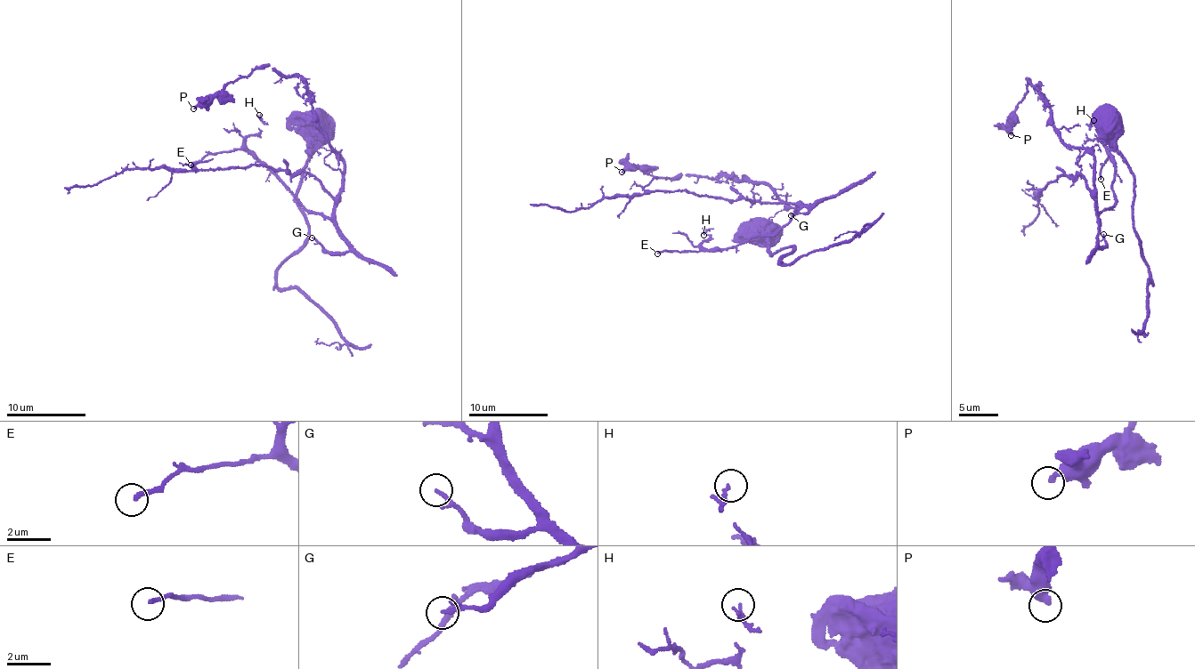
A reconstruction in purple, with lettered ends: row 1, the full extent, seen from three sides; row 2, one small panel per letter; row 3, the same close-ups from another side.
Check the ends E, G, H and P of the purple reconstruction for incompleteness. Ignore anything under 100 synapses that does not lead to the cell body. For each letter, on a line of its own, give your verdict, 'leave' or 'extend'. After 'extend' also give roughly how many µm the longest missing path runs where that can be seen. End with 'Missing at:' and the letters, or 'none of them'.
E: leave
G: leave
H: leave
P: leave
Missing at: none of them

